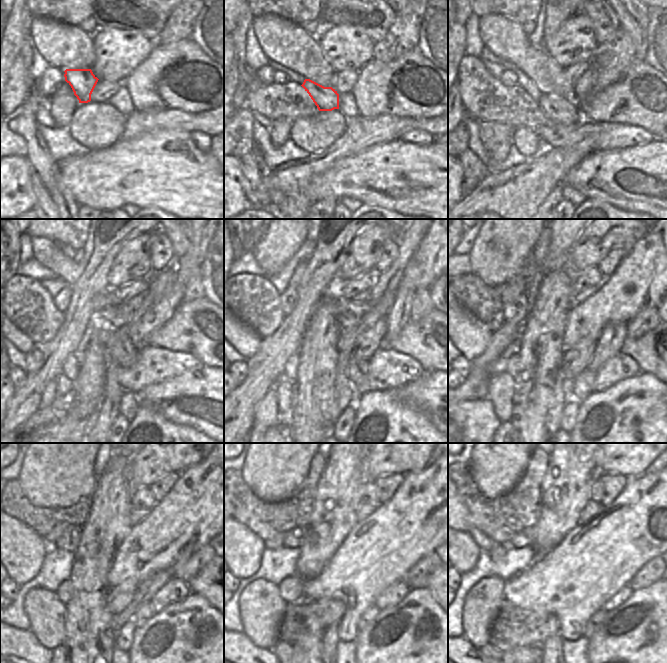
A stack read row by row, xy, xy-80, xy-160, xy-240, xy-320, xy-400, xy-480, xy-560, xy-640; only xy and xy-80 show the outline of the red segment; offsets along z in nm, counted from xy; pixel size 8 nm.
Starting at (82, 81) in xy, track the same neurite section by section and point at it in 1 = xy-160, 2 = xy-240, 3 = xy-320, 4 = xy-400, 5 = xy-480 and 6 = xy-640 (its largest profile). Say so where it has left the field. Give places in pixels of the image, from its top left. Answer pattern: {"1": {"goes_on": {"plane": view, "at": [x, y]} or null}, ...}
{"1": {"goes_on": {"plane": "xy-160", "at": [559, 109]}}, "2": {"goes_on": {"plane": "xy-240", "at": [120, 347]}}, "3": {"goes_on": {"plane": "xy-320", "at": [356, 369]}}, "4": {"goes_on": {"plane": "xy-400", "at": [582, 386]}}, "5": {"goes_on": {"plane": "xy-480", "at": [145, 612]}}, "6": {"goes_on": {"plane": "xy-640", "at": [595, 619]}}}

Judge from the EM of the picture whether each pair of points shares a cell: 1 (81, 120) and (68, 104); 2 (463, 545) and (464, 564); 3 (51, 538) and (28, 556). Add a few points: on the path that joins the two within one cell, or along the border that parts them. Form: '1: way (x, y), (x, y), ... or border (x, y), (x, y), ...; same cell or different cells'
1: border (79, 103), (71, 121), (67, 125); different cells
2: way (463, 550), (464, 559); same cell
3: border (42, 537), (48, 547); different cells

